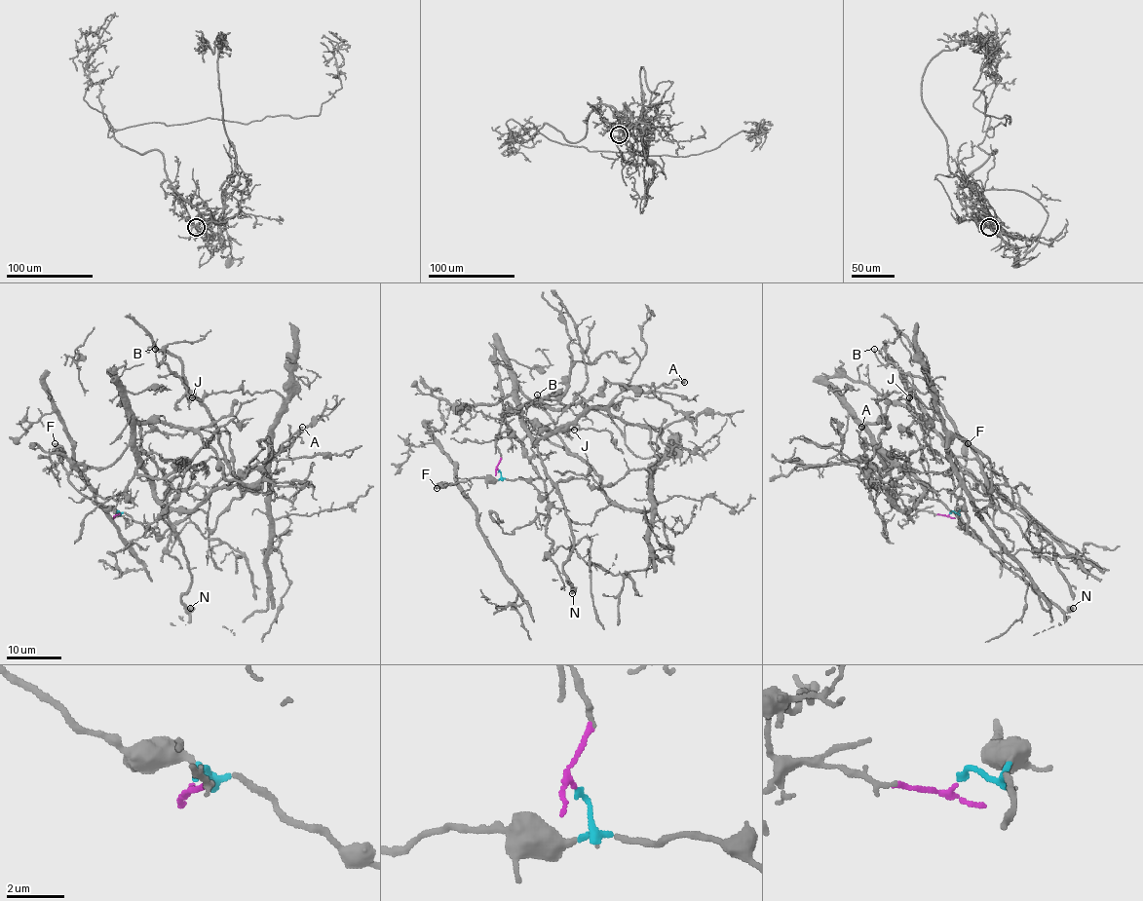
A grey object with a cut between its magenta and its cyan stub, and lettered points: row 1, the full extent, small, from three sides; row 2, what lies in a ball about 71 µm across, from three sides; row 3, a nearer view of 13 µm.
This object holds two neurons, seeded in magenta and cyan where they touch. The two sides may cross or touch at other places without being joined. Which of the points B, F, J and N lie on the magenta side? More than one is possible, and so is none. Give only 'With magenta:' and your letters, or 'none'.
With magenta: N

